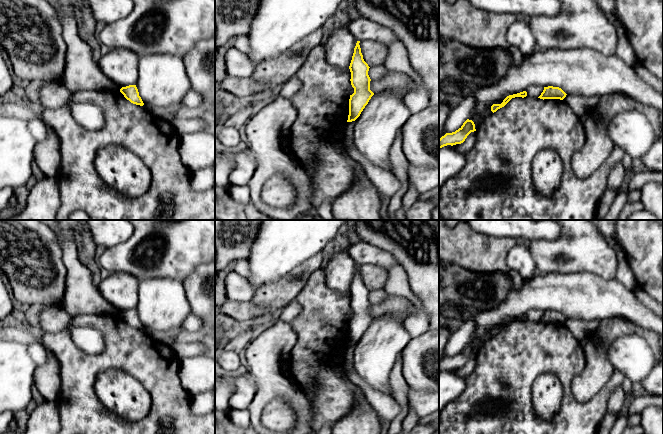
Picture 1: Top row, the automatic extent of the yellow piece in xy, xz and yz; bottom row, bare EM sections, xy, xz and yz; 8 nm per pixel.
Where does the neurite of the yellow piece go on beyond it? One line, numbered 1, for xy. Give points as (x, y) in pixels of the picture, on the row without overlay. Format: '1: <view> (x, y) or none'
1: none

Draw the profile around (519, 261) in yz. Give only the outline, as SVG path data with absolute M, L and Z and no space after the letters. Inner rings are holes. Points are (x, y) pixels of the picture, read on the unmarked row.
M517 243L509 250L506 263L508 269L521 278L522 283L531 280L535 276L536 264L529 248L521 243Z

